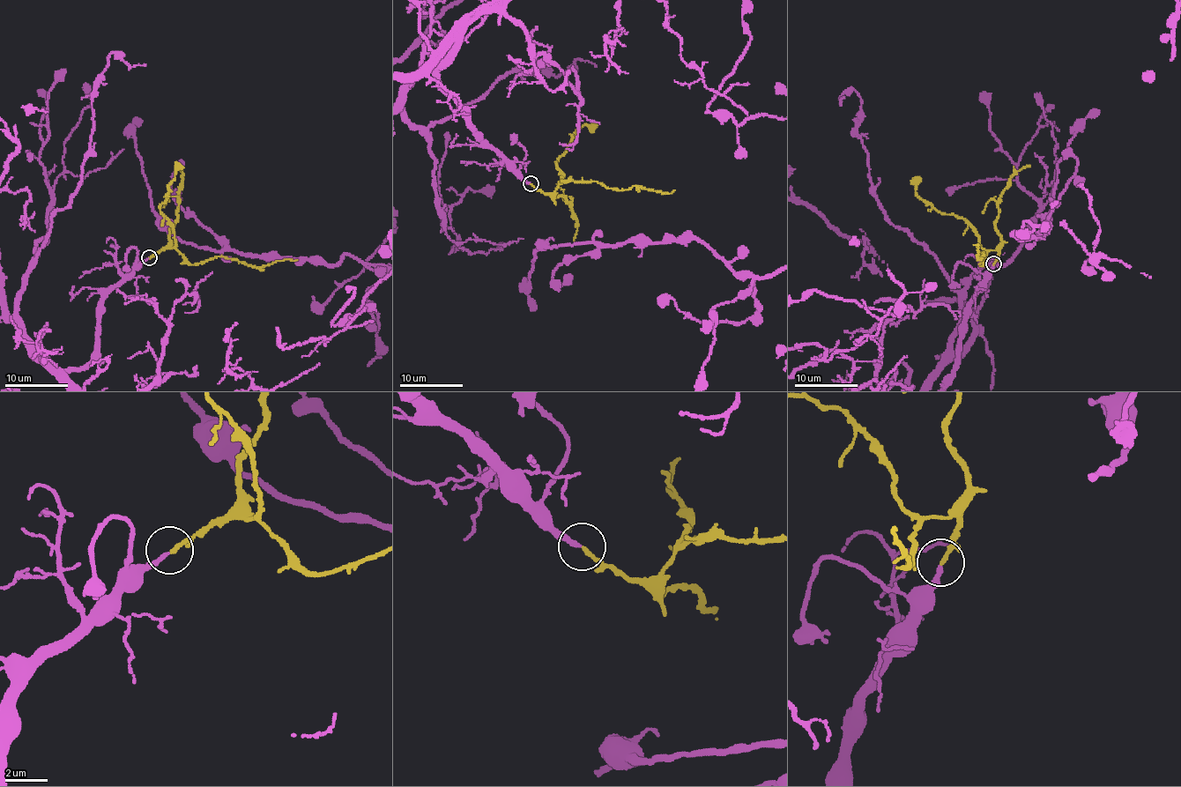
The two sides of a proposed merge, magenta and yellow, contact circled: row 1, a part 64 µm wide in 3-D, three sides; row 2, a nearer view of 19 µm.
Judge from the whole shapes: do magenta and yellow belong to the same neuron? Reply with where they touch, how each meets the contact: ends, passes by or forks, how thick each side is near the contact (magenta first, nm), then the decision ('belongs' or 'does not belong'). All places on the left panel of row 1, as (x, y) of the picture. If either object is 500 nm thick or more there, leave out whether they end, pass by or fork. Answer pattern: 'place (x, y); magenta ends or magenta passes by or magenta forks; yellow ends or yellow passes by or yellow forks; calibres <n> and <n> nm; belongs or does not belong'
place (149, 257); magenta ends; yellow ends; calibres 220 and 200 nm; belongs

